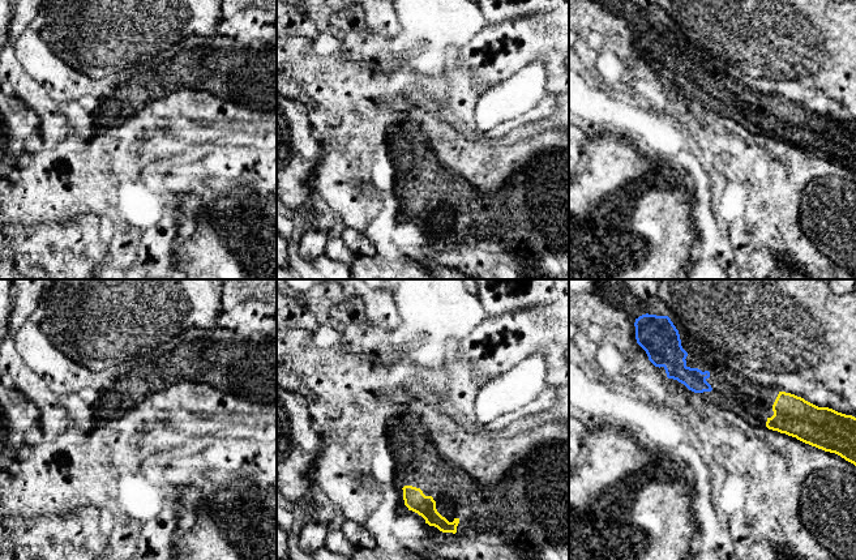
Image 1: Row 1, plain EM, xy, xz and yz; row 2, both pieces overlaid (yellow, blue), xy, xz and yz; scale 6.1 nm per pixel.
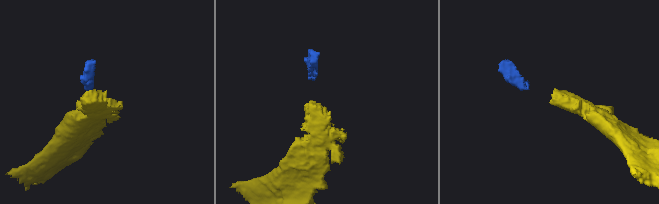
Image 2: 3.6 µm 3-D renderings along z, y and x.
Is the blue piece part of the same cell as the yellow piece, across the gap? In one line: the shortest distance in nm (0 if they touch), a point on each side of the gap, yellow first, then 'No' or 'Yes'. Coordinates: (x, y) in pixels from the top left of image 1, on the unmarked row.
Distance 380 nm. Across: yz (767, 125), (711, 97). Yes

